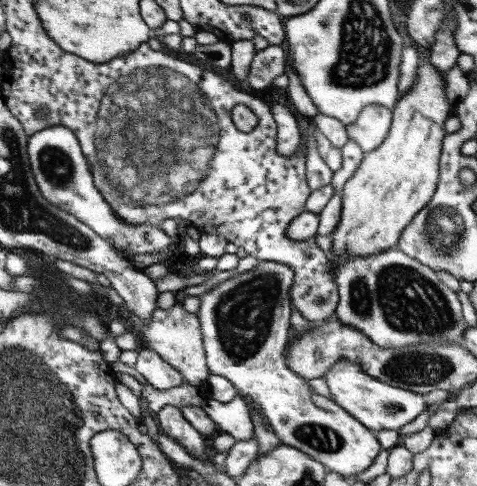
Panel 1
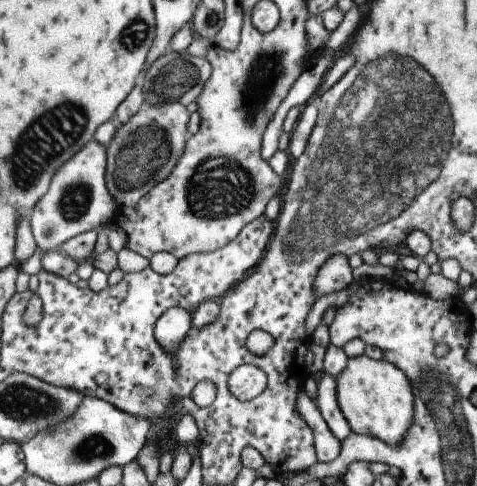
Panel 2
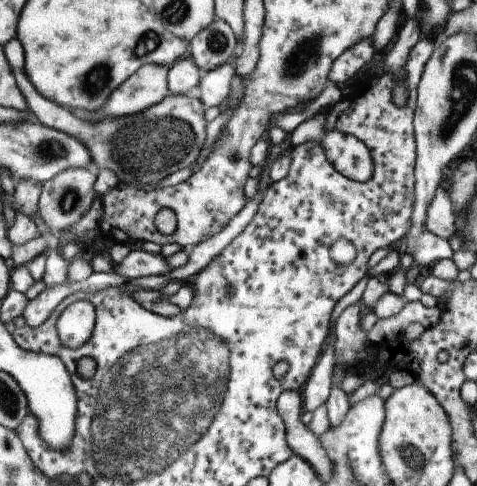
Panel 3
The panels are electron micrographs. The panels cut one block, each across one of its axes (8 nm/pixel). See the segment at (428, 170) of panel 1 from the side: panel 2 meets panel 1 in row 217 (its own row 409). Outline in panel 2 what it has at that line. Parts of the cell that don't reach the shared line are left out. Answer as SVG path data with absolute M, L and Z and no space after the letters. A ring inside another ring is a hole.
M367 356L351 358L345 372L337 376L337 404L345 416L351 432L361 436L379 438L391 448L399 448L405 442L405 434L413 426L415 416L415 392L409 378L391 362L369 360Z

